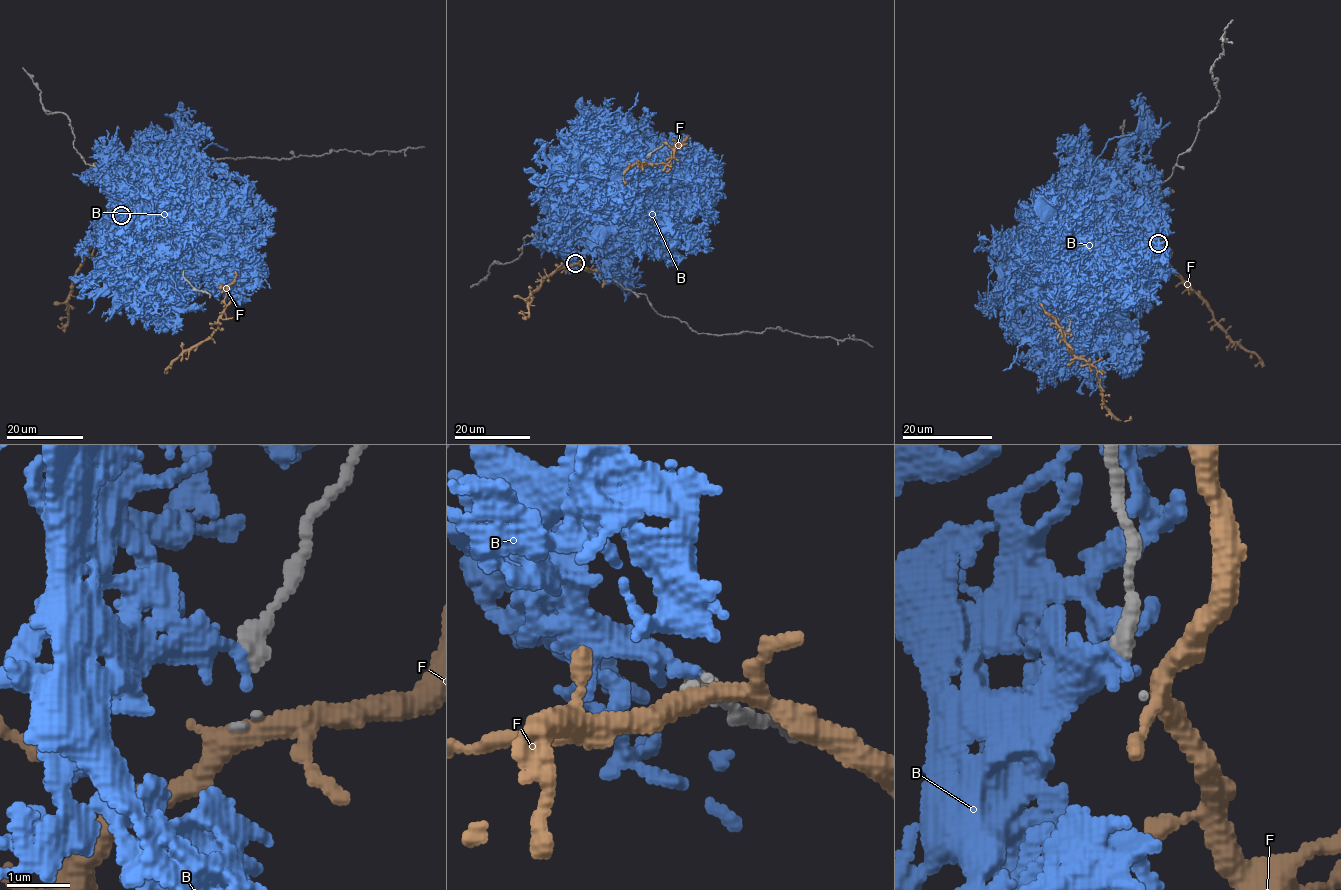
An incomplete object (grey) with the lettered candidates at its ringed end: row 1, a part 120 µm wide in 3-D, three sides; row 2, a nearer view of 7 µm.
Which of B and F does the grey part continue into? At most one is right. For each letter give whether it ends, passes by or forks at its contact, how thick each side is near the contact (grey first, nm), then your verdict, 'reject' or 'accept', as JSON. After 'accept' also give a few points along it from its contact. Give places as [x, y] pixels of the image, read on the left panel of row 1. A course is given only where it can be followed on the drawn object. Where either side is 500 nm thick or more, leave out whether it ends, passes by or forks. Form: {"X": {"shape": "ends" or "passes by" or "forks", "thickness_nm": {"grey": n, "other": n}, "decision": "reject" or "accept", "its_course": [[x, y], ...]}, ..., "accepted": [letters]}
{"B": {"shape": "ends", "thickness_nm": {"grey": 200, "other": 280}, "decision": "reject"}, "F": {"shape": "forks", "thickness_nm": {"grey": 70, "other": 280}, "decision": "reject"}, "accepted": []}

